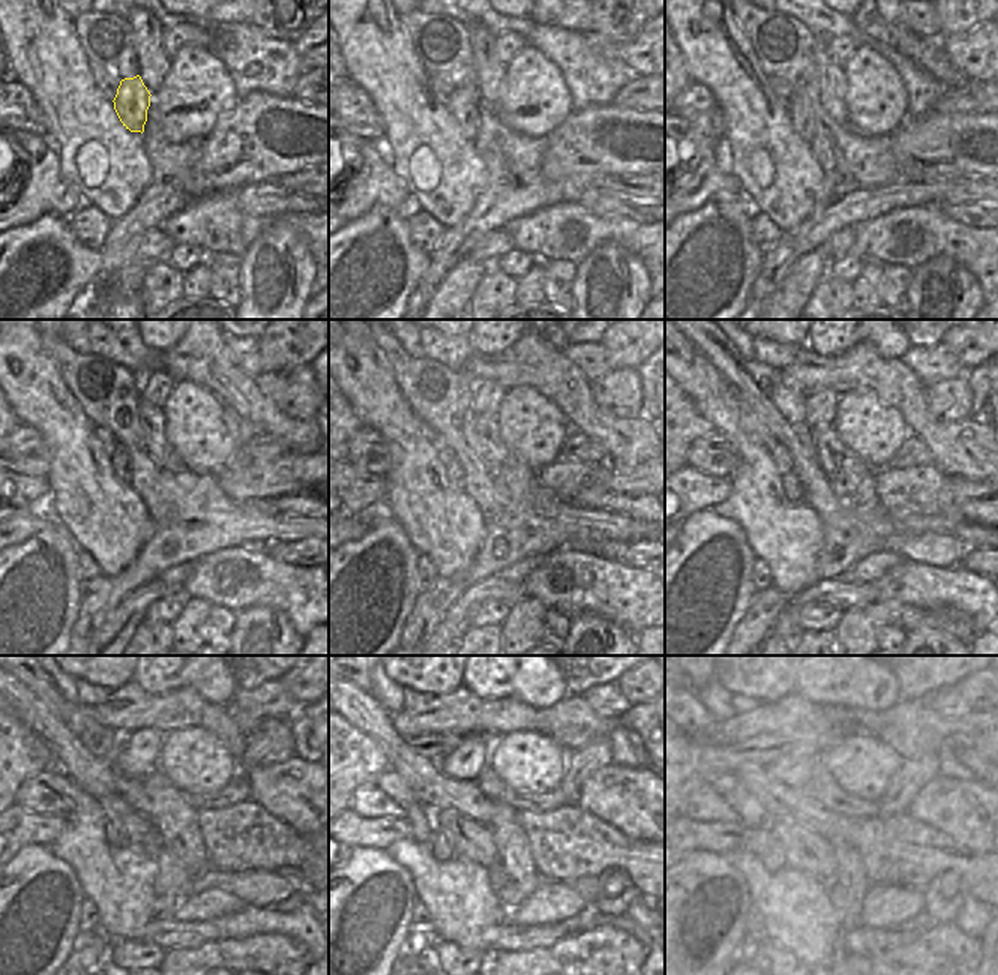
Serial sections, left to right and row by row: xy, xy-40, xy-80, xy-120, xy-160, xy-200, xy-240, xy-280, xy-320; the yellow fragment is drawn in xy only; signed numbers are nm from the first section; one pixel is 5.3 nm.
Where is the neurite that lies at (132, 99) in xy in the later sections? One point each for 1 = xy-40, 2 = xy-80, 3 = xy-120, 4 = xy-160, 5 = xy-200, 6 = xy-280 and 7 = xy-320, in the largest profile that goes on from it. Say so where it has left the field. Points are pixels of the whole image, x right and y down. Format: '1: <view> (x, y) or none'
1: xy-40 (465, 104)
2: xy-80 (799, 117)
3: xy-120 (120, 464)
4: xy-160 (455, 477)
5: xy-200 (791, 486)
6: xy-280 (441, 851)
7: xy-320 (775, 858)

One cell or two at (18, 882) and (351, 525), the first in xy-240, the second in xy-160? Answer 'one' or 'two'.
two

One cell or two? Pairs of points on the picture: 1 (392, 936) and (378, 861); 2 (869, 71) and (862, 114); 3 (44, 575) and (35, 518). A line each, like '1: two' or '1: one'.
1: one
2: one
3: two

